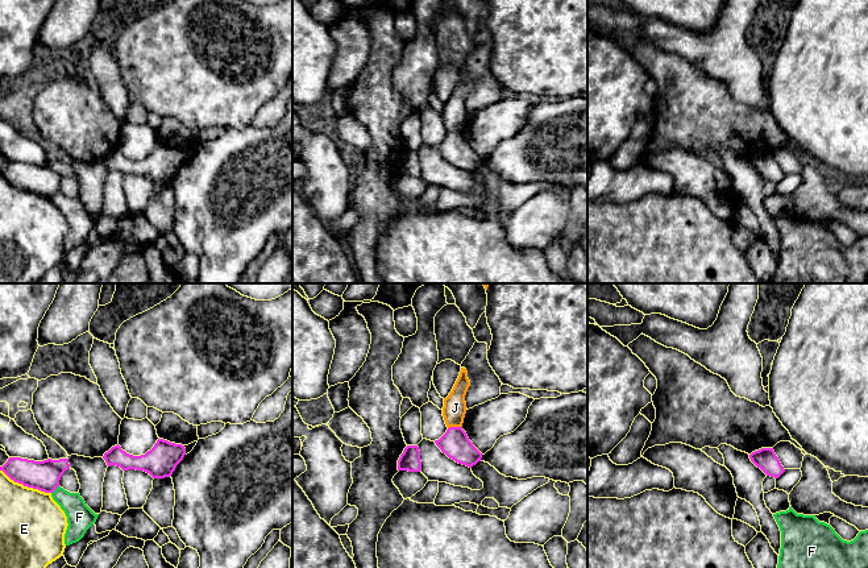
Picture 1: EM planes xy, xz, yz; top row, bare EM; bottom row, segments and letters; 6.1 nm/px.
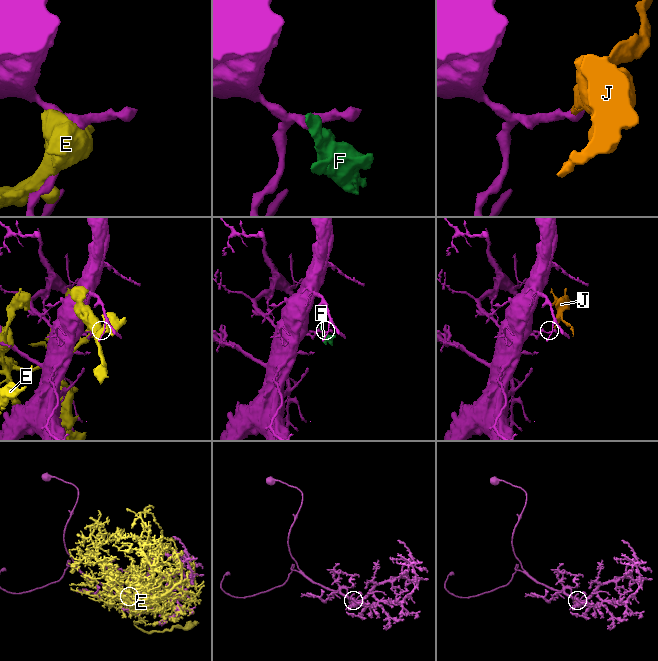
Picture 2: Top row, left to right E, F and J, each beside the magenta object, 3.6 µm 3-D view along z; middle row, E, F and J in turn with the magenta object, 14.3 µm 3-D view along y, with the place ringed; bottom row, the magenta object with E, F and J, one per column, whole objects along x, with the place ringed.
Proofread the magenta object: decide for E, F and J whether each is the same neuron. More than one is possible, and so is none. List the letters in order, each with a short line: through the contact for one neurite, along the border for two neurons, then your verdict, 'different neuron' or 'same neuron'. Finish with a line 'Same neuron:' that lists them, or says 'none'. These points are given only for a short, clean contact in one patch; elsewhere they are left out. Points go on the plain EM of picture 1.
E: different neuron
F: xy (58, 190), (52, 198) | different neuron
J: xz (461, 131), (451, 131), (448, 133) | different neuron
Same neuron: none

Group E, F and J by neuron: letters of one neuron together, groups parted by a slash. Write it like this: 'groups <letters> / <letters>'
groups E / F / J

